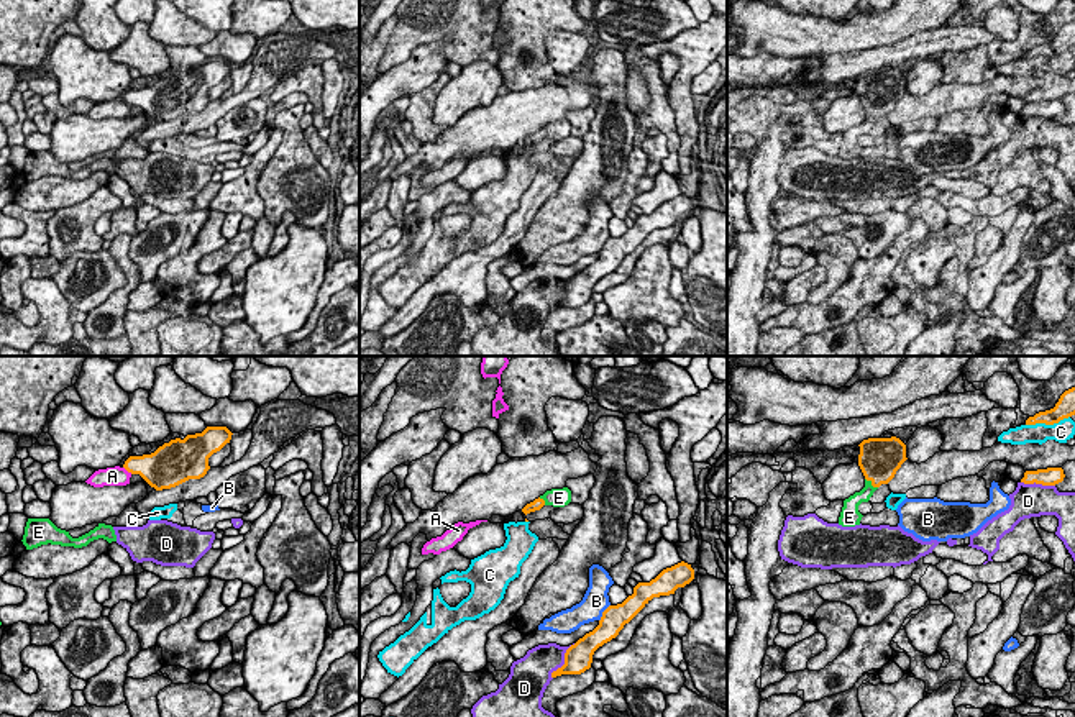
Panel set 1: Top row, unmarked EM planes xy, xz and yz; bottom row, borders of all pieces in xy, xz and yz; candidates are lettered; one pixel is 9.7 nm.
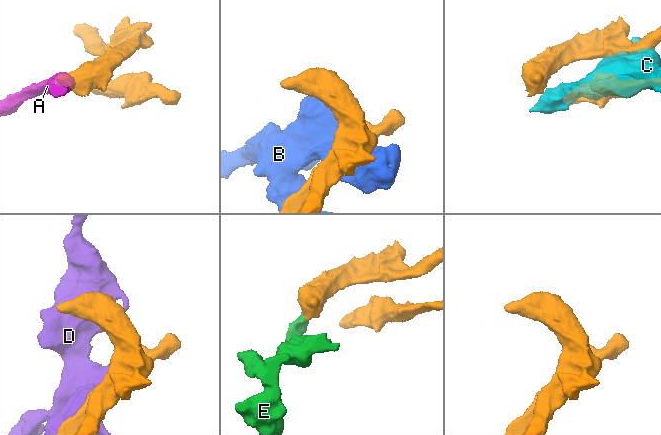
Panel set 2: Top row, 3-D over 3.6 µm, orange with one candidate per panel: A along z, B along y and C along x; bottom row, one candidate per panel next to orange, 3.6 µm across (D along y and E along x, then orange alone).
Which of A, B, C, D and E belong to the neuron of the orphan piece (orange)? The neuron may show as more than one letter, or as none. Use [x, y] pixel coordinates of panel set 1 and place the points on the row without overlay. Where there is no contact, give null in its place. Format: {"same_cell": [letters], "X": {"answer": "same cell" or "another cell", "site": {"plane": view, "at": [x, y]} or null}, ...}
{"same_cell": ["E"], "A": {"answer": "another cell", "site": {"plane": "xy", "at": [128, 104]}}, "B": {"answer": "another cell", "site": {"plane": "xz", "at": [603, 245]}}, "C": {"answer": "another cell", "site": {"plane": "yz", "at": [1047, 56]}}, "D": {"answer": "another cell", "site": {"plane": "xz", "at": [565, 294]}}, "E": {"answer": "same cell", "site": {"plane": "yz", "at": [872, 117]}}}

